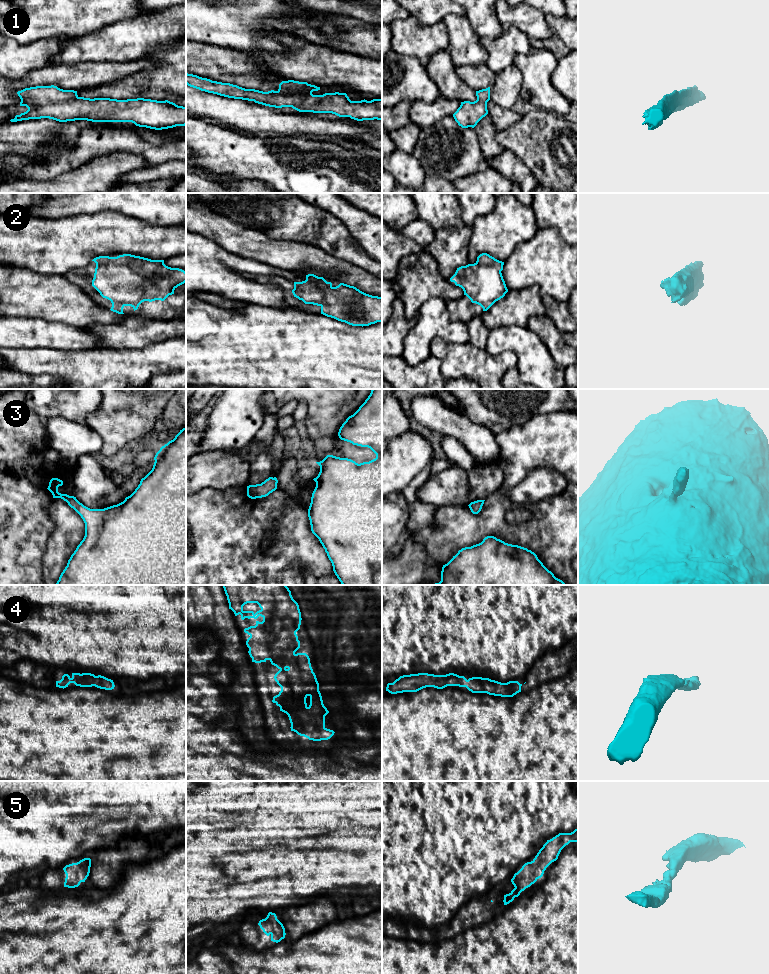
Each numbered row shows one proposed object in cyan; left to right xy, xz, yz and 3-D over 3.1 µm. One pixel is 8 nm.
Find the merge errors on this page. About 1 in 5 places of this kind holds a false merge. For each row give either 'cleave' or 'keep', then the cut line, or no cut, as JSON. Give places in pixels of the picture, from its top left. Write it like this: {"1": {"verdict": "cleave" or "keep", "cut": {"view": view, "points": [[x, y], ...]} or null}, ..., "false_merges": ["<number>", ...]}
{"1": {"verdict": "keep", "cut": null}, "2": {"verdict": "keep", "cut": null}, "3": {"verdict": "keep", "cut": null}, "4": {"verdict": "keep", "cut": null}, "5": {"verdict": "keep", "cut": null}, "false_merges": []}

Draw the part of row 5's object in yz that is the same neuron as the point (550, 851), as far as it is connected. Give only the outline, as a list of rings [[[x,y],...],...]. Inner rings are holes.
[[[578,828],[571,833],[559,833],[543,845],[531,862],[525,863],[511,879],[514,889],[504,895],[504,905],[518,897],[522,891],[534,884],[546,868],[558,859],[561,850],[570,842],[578,842]]]

